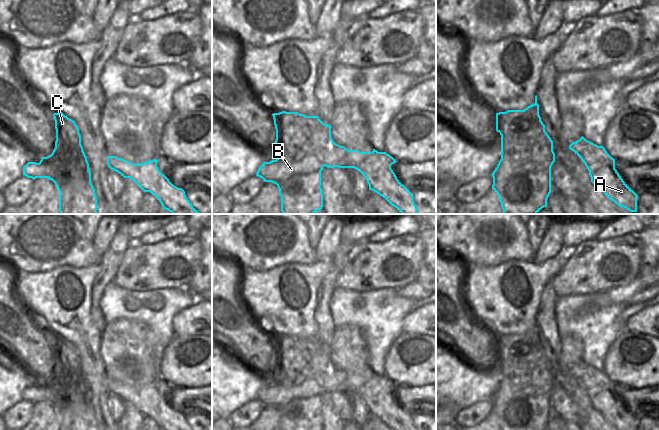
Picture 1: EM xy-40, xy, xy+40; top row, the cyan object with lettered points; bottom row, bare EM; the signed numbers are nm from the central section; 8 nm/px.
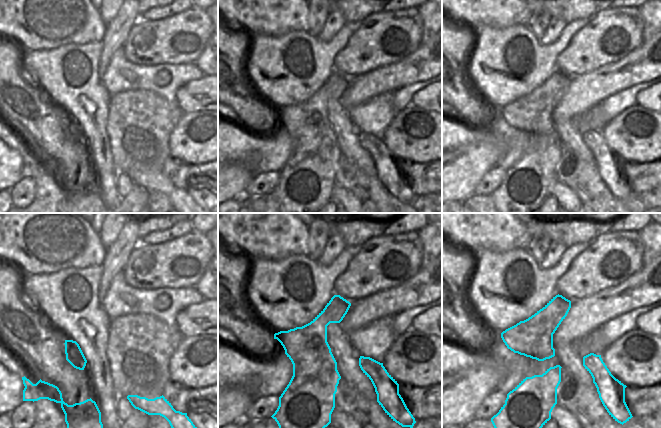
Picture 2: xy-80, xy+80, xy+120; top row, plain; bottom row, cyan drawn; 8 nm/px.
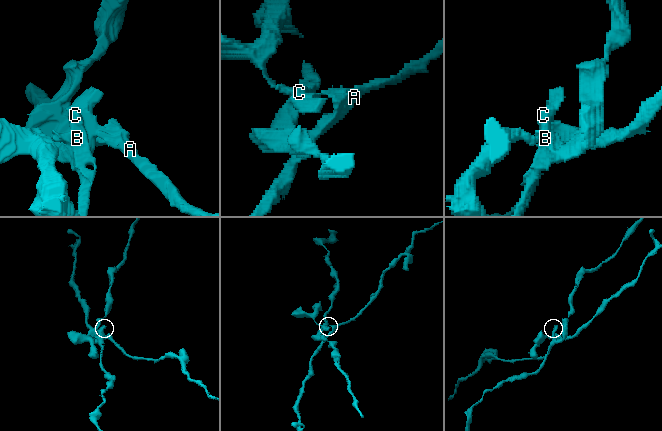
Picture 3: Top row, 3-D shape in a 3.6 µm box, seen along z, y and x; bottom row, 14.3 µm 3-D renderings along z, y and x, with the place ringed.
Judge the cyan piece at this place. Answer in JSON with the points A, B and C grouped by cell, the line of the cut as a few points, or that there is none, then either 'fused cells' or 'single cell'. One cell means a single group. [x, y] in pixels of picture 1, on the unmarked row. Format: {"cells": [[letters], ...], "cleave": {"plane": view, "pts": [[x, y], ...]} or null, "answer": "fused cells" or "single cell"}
{"cells": [["A"], ["B", "C"]], "cleave": {"plane": "xy", "pts": [[349, 374], [346, 391]]}, "answer": "fused cells"}

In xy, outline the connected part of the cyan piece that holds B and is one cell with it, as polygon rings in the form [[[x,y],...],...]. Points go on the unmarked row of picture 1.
[[[298,336],[272,338],[276,353],[274,370],[277,383],[264,386],[256,400],[277,409],[281,430],[323,430],[321,395],[323,391],[347,392],[348,373],[336,368],[331,361],[331,349],[324,348],[318,340],[306,340]]]

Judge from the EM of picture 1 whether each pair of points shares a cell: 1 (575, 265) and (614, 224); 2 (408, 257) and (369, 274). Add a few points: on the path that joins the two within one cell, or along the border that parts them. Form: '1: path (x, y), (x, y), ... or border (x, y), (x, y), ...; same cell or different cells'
1: border (623, 235), (607, 239), (595, 239); different cells
2: path (398, 253), (391, 253), (379, 264); same cell

